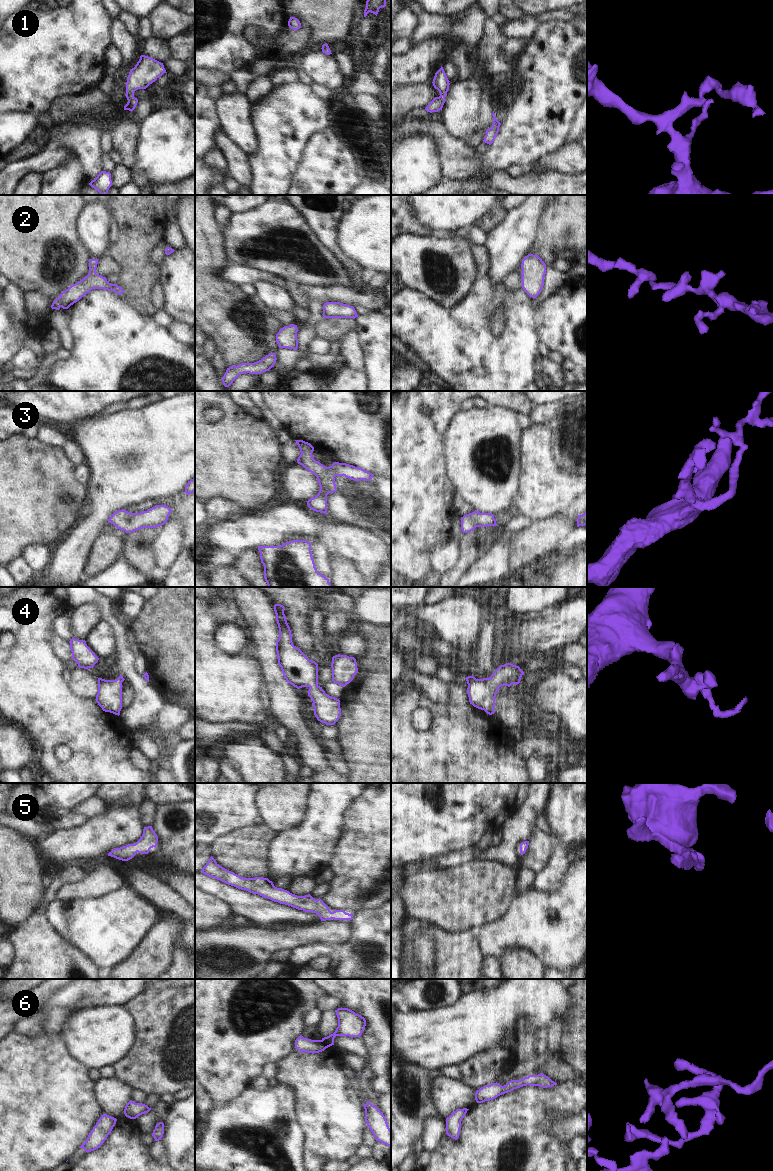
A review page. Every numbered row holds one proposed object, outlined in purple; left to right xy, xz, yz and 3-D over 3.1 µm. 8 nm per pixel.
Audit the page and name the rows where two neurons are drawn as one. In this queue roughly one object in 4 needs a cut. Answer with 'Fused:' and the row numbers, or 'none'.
Fused: none

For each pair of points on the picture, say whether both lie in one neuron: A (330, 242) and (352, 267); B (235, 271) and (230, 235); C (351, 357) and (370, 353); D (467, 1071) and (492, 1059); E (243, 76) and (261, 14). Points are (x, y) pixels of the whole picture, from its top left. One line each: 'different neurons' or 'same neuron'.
A: same neuron
B: different neurons
C: different neurons
D: same neuron
E: different neurons

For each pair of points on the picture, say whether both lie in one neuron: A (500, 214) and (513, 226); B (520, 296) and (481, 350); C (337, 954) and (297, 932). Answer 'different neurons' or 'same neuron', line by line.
A: different neurons
B: same neuron
C: different neurons

